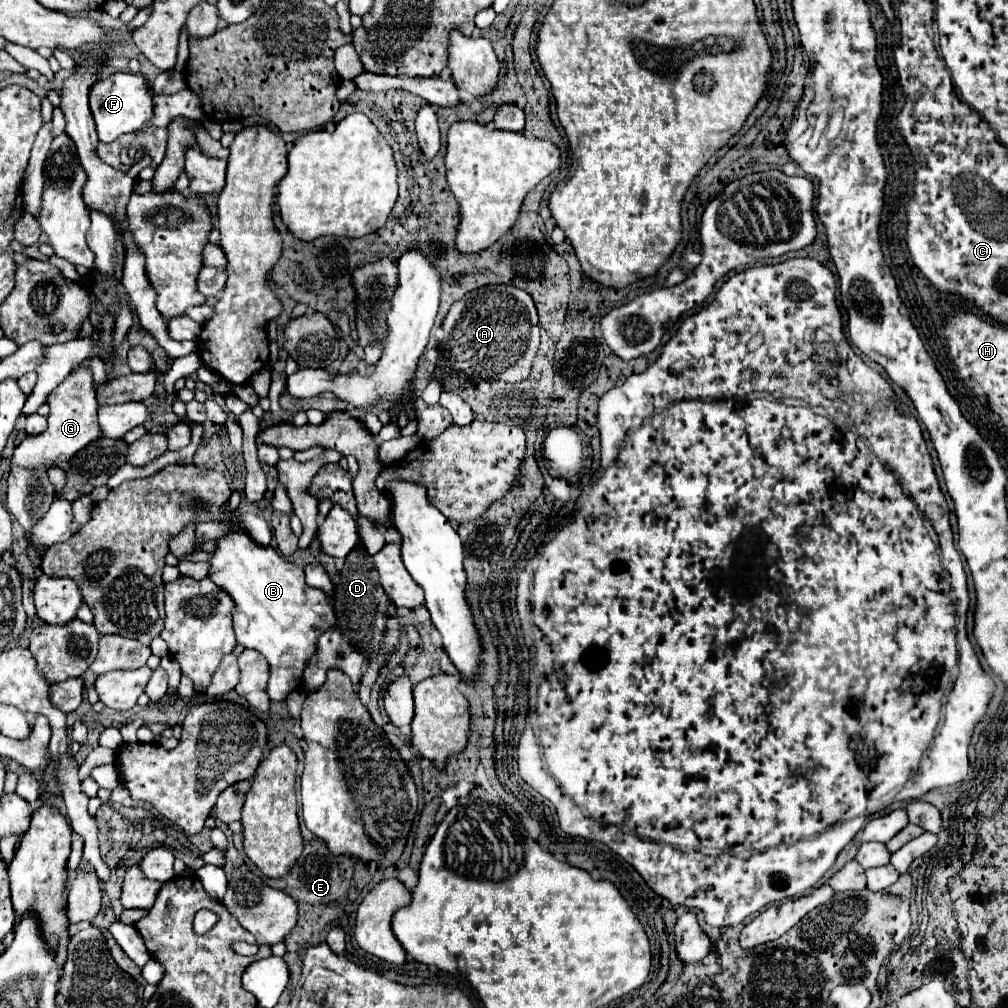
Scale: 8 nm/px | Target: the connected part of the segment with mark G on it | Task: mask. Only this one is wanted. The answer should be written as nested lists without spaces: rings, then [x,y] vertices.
[[[77,367],[73,369],[65,381],[57,385],[47,395],[47,405],[51,407],[51,413],[47,417],[49,427],[41,435],[27,435],[13,455],[13,465],[21,467],[51,467],[59,465],[61,461],[69,461],[77,451],[81,451],[87,443],[95,441],[99,437],[97,427],[97,397],[95,397],[95,381],[93,371],[89,367]]]

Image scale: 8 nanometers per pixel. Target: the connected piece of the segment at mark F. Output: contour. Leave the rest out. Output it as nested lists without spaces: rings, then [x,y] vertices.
[[[115,73],[107,79],[103,77],[91,89],[91,113],[95,119],[99,141],[113,143],[123,133],[139,131],[141,125],[153,117],[151,89],[143,77],[133,73]]]

